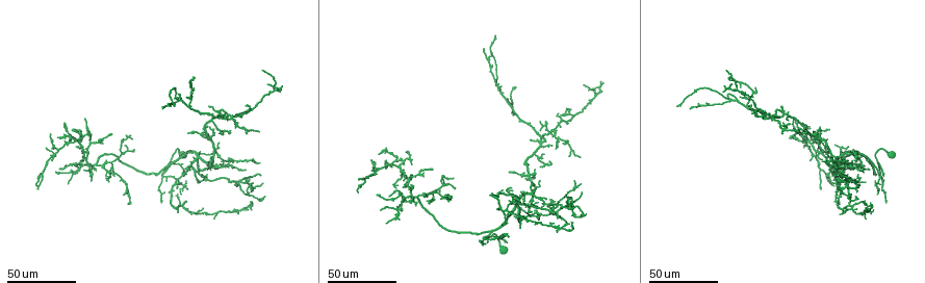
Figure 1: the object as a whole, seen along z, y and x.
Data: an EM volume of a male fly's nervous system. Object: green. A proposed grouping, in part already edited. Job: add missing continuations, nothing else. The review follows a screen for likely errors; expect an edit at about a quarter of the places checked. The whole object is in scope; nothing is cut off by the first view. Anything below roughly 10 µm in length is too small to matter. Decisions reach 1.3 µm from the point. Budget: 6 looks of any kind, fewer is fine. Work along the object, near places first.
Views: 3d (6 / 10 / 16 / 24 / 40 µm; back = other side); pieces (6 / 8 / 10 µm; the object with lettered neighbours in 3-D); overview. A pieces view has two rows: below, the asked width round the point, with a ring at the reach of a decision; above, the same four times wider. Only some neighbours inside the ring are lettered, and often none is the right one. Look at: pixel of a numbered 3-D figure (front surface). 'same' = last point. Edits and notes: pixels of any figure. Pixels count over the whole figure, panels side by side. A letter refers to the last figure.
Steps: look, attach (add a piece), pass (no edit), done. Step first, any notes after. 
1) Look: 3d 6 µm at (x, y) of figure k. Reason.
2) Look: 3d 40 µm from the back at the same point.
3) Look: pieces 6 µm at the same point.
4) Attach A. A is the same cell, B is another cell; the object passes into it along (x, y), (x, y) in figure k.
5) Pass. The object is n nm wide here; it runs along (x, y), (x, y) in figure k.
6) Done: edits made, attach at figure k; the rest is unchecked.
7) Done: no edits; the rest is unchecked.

Look: 3d 24 µm at (730, 95) of figure 1. Tapers out.

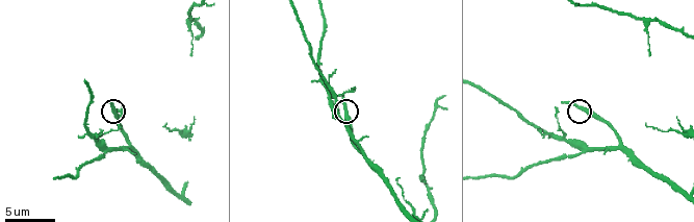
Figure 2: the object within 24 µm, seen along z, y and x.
Look: pieces 10 µm at (563, 103) of figure 2.

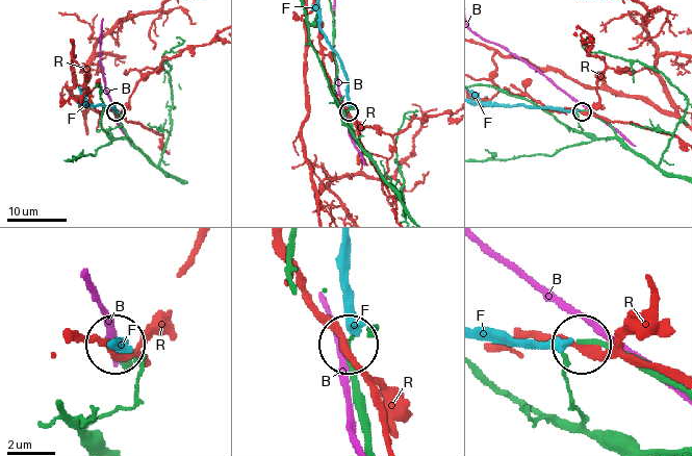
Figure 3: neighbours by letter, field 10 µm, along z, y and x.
Pass. B, F and R are other cells; it runs along (666, 175), (634, 153), (609, 124), (583, 111) in figure 3; no lettered piece goes on from it.

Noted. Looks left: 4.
Look: 3d 40 µm at (835, 174) of figure 1. Long arm stops here.

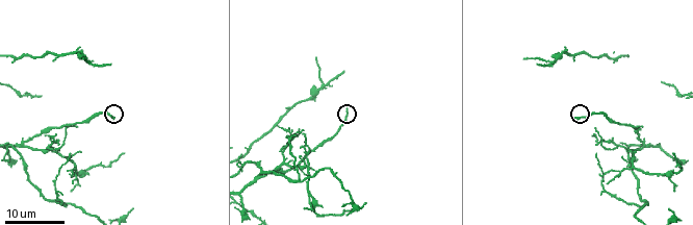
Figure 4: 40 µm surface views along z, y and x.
Look: pieces 8 µm at (573, 118) of figure 4.

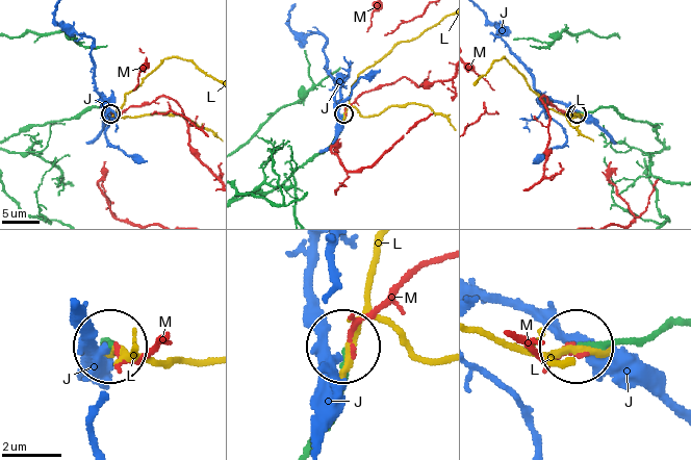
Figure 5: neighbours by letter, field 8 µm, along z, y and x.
Pass. The object is 140 nm wide here; J, L and M are other cells; it runs along (669, 322), (624, 344), (582, 344) in figure 5; no lettered piece goes on from it.

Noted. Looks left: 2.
Look: 3d 24 µm at (190, 131) of figure 1. Tapers out.

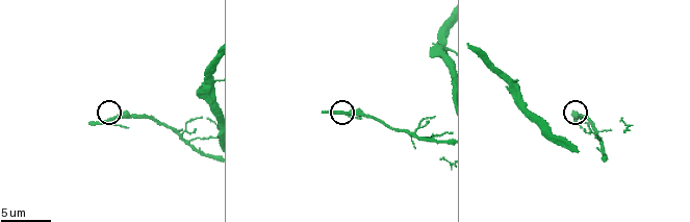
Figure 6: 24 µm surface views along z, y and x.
Look: pieces 10 µm at (90, 122) of figure 6.

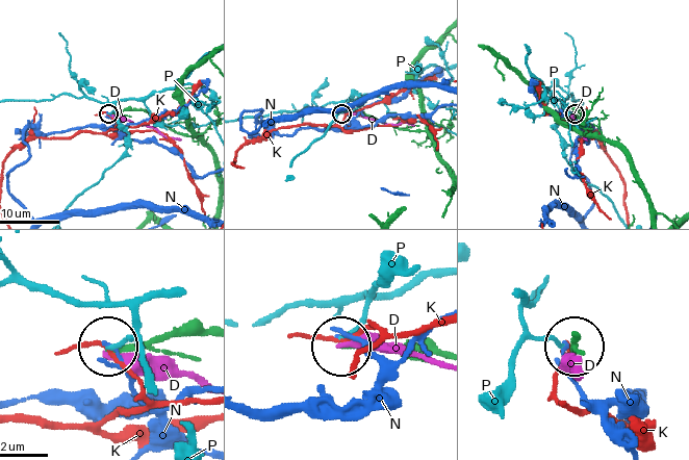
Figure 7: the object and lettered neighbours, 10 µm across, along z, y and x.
Pass. D, K, N and P are other cells; it runs along (438, 354), (345, 348) in figure 7; none of them fits.

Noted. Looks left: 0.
Done: no edits; the rest is unchecked.

